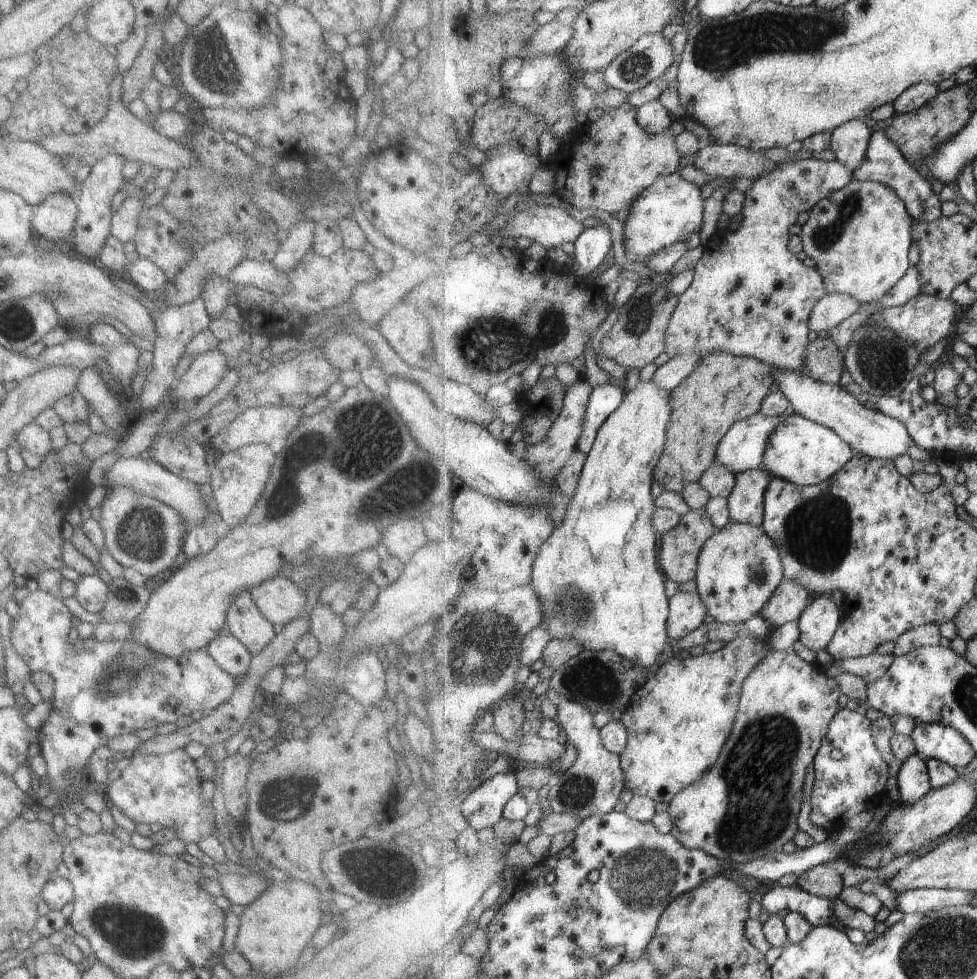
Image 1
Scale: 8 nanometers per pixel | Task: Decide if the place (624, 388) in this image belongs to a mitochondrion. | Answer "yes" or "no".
no

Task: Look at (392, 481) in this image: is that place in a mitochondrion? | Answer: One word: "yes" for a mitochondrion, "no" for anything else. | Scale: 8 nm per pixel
yes

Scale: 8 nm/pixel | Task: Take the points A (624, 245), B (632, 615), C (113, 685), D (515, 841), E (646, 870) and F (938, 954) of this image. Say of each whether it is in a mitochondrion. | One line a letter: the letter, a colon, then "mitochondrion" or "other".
A: other
B: other
C: mitochondrion
D: other
E: mitochondrion
F: mitochondrion

